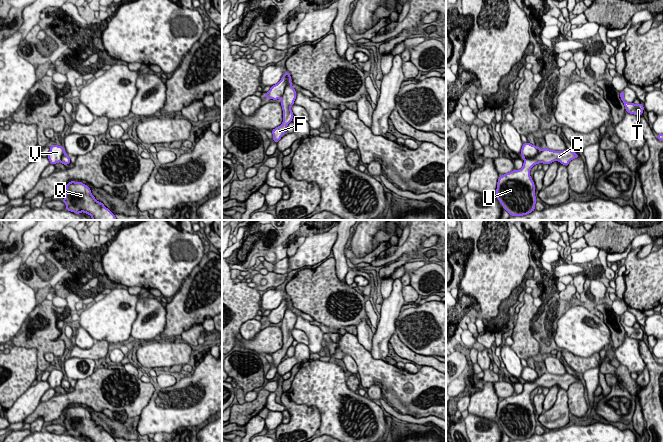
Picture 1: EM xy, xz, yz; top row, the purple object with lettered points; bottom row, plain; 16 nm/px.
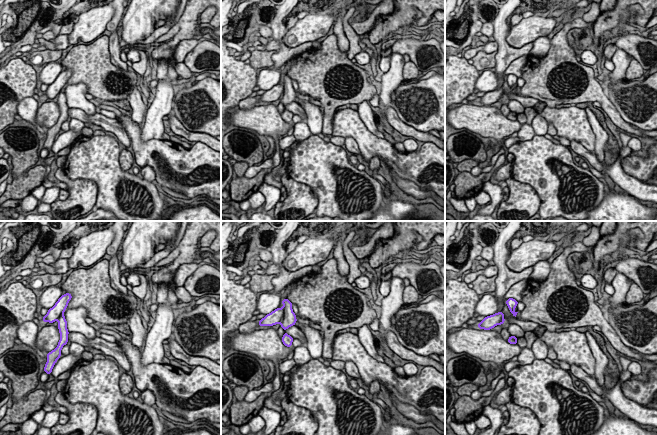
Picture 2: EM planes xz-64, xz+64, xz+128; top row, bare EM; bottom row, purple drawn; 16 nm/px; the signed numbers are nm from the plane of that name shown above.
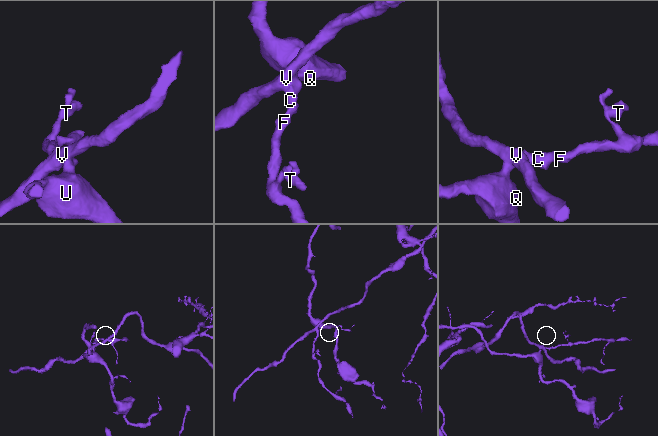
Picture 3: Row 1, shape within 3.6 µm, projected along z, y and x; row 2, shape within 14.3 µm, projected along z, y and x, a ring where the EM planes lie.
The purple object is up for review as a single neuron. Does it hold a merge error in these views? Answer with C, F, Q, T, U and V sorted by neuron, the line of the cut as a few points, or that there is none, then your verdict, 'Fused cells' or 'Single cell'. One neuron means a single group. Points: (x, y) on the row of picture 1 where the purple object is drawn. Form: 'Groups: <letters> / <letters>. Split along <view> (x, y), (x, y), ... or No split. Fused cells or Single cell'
Groups: C F Q T U / V. Split along yz (541, 150), (534, 157), (524, 158). Fused cells

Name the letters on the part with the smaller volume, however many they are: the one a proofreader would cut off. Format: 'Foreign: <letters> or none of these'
Foreign: V

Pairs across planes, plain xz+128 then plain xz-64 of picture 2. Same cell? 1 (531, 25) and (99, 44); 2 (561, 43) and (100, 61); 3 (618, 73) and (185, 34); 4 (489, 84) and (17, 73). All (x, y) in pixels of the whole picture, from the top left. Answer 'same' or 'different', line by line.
1: different
2: same
3: different
4: different

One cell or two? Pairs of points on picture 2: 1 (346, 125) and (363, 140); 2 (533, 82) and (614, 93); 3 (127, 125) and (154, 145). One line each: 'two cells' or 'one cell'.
1: one cell
2: two cells
3: one cell

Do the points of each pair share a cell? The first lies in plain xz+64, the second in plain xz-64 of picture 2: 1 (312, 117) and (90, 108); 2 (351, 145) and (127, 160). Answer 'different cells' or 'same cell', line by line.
1: same cell
2: different cells

